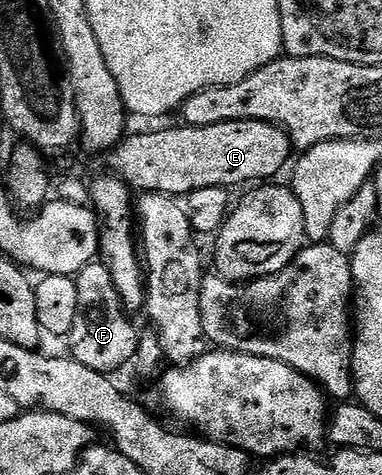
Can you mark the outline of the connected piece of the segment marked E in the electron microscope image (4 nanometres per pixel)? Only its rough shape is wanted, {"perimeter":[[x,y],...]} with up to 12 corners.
{"perimeter":[[264,121],[125,137],[112,170],[187,196],[273,179],[294,147]]}

